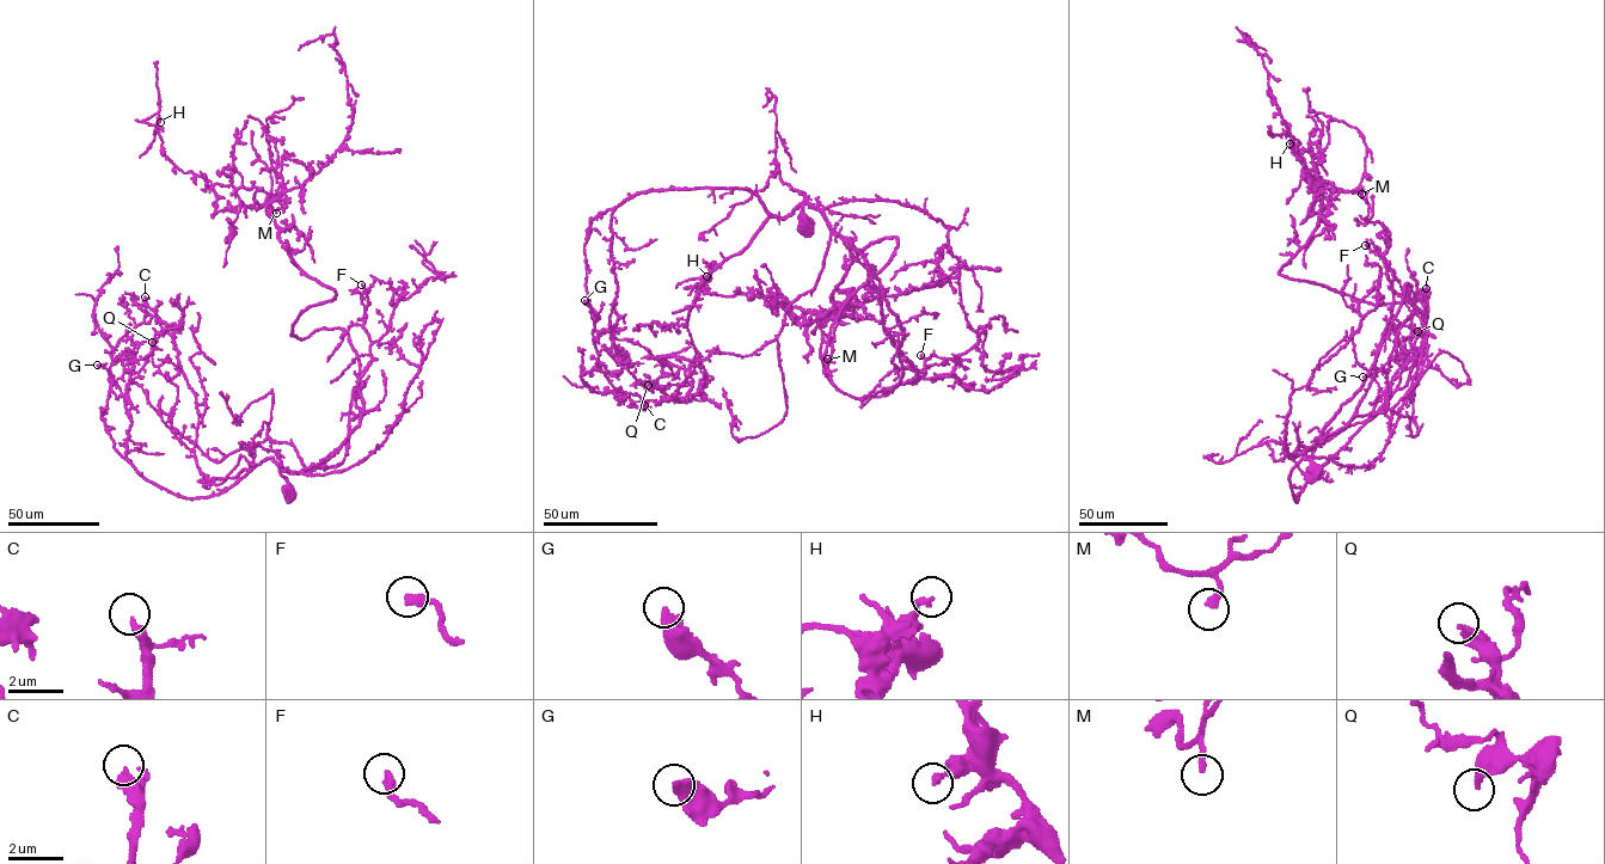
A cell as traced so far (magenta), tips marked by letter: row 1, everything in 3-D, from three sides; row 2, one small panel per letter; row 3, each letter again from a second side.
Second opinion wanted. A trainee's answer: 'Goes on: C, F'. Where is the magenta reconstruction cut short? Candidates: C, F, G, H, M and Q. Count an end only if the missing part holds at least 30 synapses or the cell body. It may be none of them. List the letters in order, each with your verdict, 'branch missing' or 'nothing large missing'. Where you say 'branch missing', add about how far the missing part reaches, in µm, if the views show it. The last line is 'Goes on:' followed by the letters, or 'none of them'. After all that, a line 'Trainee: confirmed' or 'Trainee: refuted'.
C: branch missing | 40 µm
F: branch missing | 45 µm
G: nothing large missing
H: nothing large missing
M: nothing large missing
Q: nothing large missing
Goes on: C, F
Trainee: confirmed

